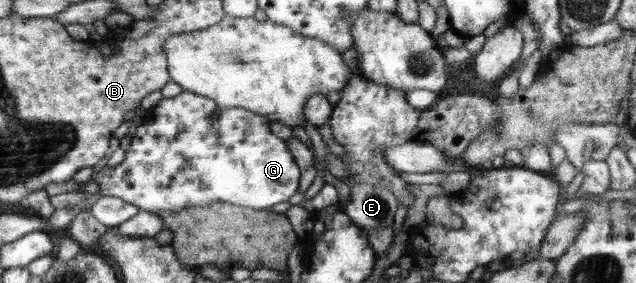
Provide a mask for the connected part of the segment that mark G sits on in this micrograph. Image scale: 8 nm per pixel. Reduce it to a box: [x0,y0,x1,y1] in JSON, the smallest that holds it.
[91,91,301,213]

